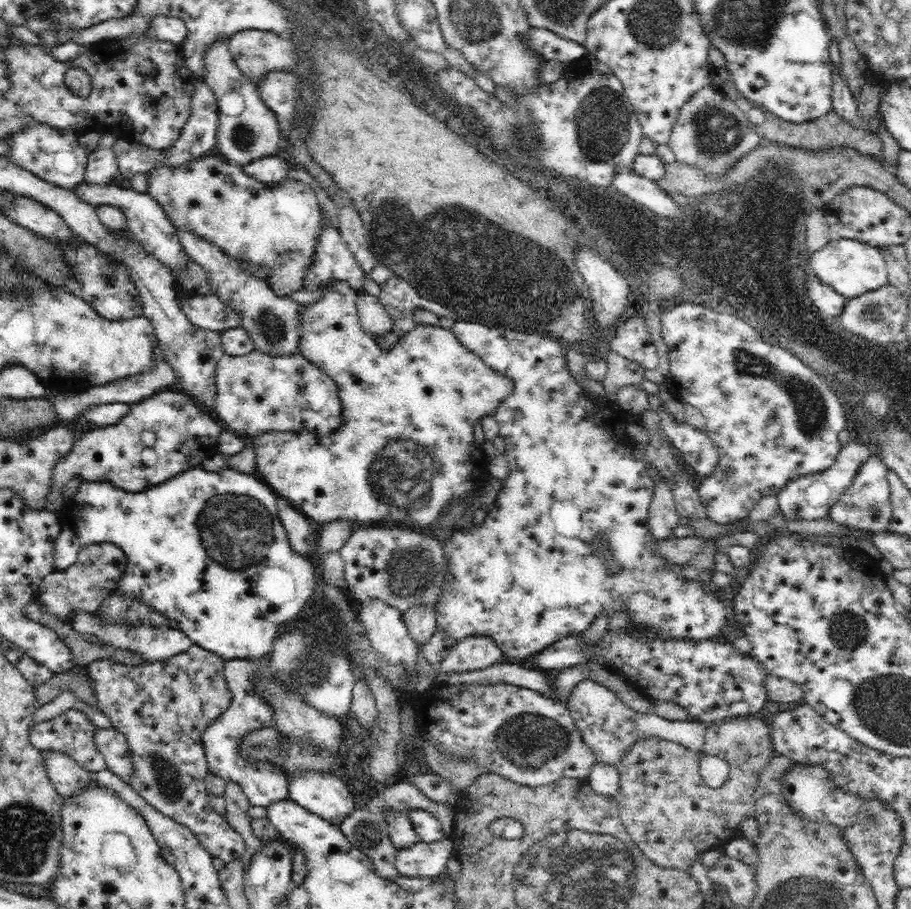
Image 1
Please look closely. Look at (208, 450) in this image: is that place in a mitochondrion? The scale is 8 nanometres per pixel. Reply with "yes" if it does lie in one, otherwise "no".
no

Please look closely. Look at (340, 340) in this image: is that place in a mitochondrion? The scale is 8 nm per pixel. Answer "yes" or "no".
no

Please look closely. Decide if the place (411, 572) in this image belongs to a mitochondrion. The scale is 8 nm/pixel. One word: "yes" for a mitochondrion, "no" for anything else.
yes

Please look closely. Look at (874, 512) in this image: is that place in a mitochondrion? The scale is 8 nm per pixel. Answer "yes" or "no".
yes

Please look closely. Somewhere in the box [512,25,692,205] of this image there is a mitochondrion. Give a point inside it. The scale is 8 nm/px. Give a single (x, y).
(602, 123)

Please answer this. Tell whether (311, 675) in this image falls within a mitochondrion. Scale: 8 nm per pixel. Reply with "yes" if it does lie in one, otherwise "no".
yes

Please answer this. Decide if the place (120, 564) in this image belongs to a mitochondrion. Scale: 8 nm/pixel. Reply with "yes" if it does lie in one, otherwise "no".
no

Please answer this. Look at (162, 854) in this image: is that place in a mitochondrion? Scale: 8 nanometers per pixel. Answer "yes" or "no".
no

